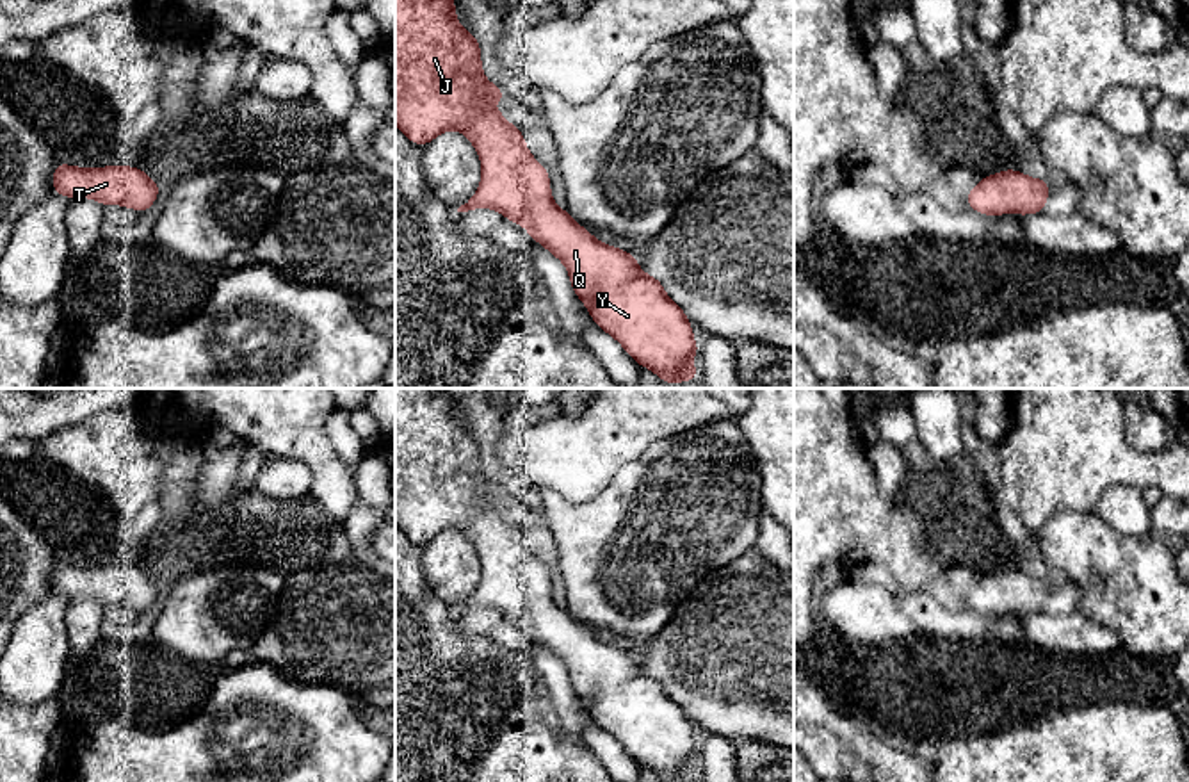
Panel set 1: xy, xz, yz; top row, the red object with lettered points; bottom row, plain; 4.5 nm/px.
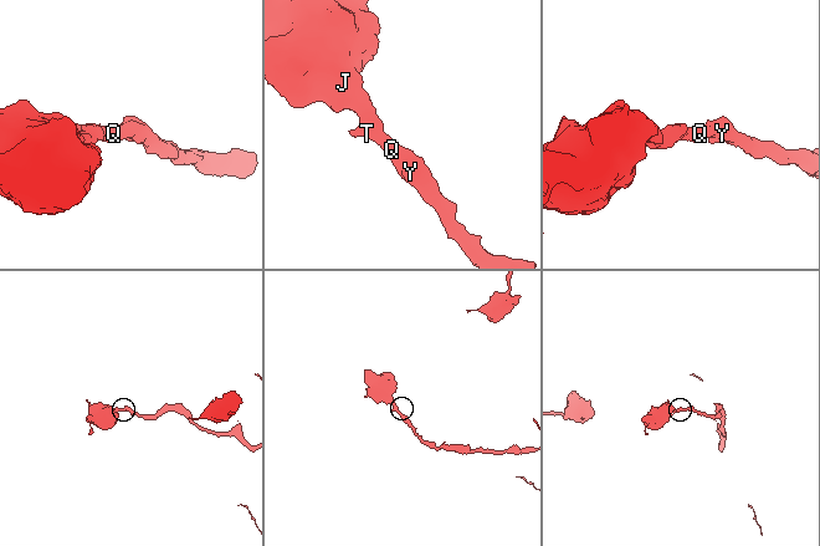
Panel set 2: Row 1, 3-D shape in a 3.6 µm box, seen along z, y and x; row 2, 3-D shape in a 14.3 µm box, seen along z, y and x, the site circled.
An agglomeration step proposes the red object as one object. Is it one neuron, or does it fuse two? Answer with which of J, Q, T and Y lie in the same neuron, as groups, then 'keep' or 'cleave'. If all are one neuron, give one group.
J Q T Y | keep

